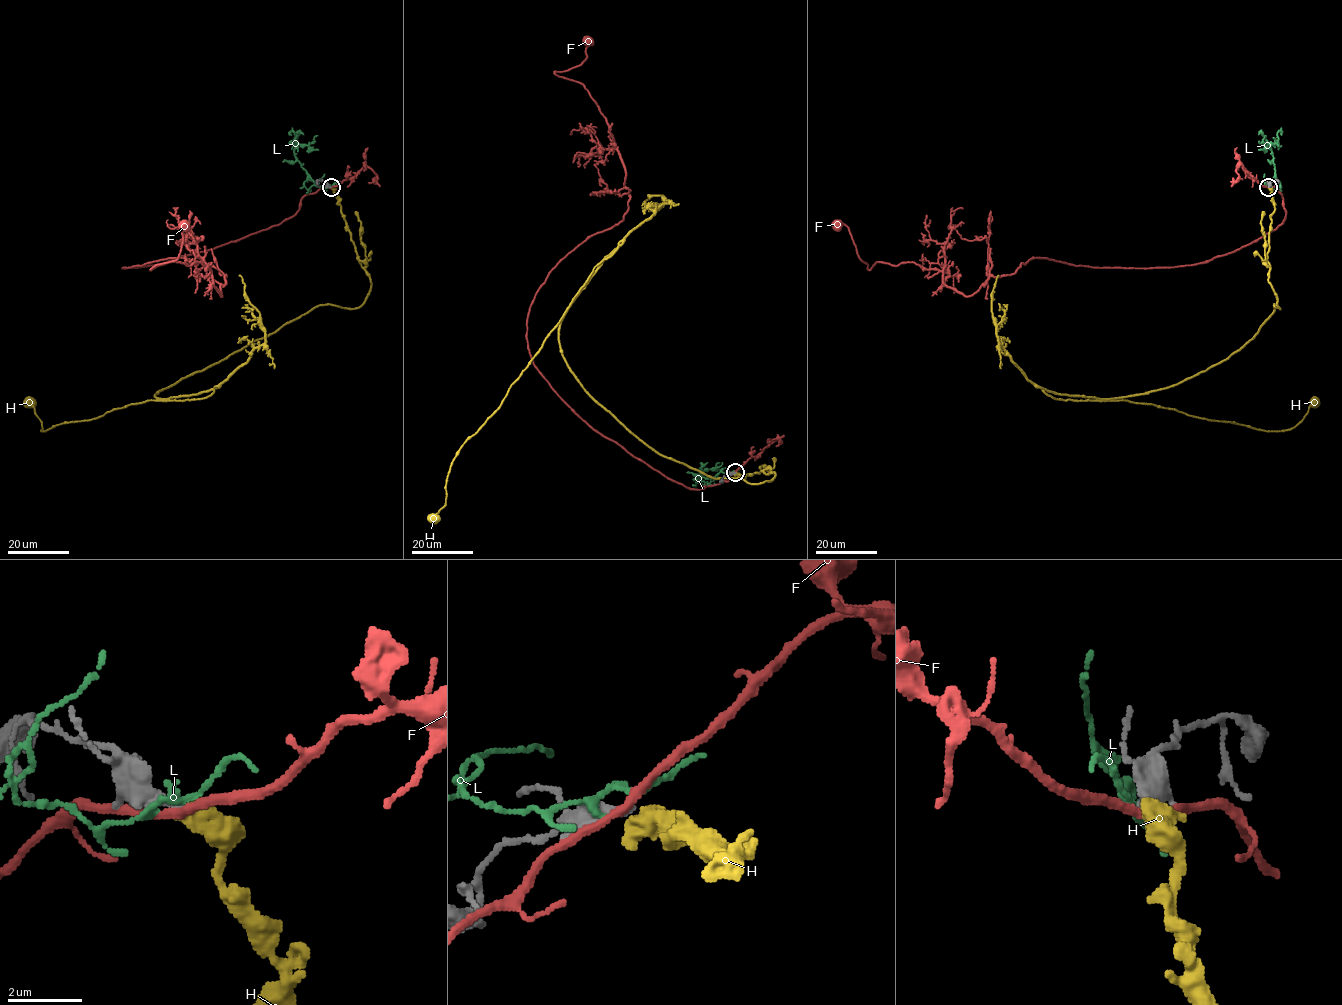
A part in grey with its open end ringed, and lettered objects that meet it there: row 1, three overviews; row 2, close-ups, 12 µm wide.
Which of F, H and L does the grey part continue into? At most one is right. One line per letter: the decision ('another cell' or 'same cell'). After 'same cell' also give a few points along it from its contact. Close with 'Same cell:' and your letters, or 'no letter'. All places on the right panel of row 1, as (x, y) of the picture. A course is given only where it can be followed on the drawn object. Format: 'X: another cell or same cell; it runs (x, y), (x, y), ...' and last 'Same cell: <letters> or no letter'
F: another cell
H: another cell
L: another cell
Same cell: no letter

